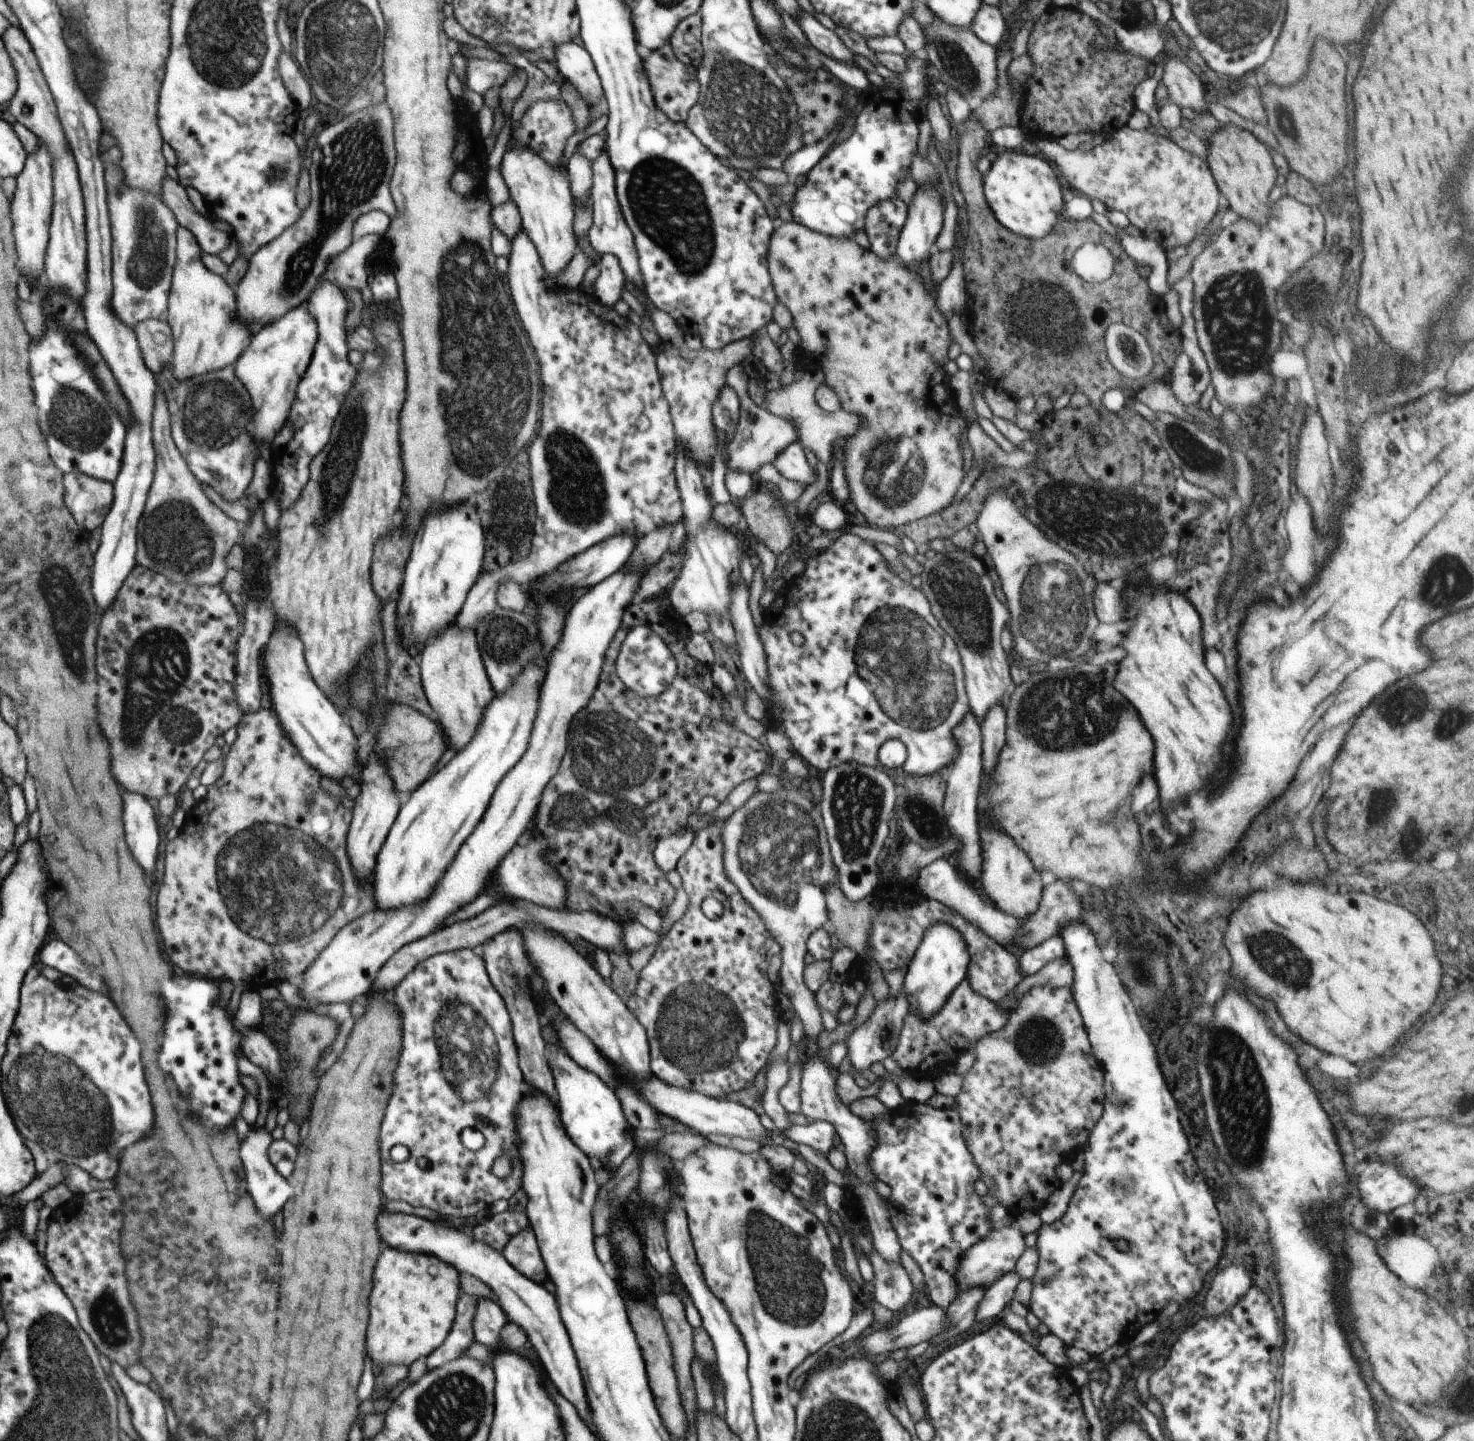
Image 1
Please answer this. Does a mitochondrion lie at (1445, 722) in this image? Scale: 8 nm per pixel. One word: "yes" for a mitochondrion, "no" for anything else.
yes

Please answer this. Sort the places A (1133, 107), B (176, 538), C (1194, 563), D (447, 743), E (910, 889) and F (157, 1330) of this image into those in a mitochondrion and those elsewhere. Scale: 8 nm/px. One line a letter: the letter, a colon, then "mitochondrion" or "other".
A: other
B: mitochondrion
C: other
D: other
E: other
F: mitochondrion

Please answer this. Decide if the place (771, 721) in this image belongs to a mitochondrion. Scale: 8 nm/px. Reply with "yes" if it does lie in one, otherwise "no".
no

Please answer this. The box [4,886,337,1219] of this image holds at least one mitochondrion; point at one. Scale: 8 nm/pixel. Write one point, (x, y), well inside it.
(77, 1122)

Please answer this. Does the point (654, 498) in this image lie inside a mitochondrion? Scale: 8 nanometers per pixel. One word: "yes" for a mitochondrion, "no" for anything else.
no

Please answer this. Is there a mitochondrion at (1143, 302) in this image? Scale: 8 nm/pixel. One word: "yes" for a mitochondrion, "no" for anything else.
no

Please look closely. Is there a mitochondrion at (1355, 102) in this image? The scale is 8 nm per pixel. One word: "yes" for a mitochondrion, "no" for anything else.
no

